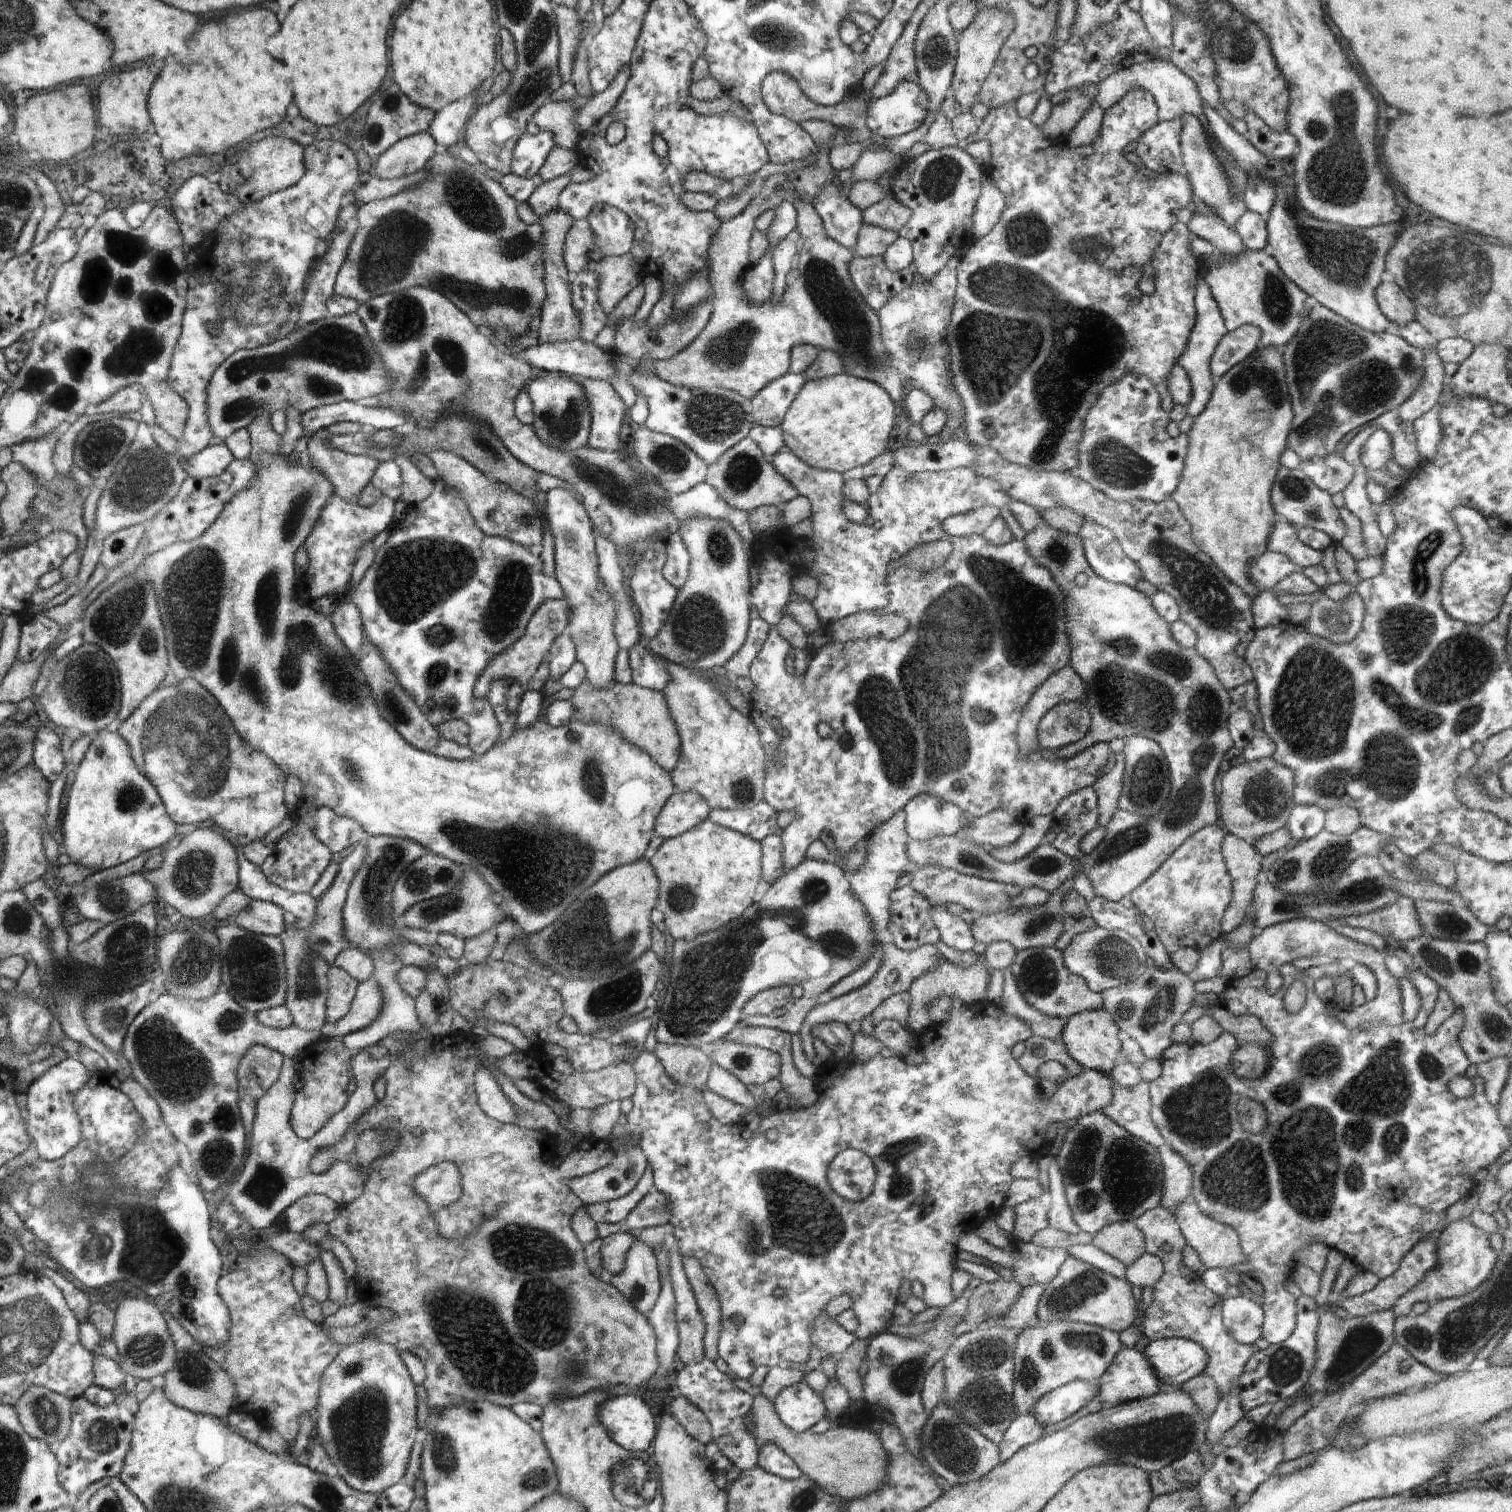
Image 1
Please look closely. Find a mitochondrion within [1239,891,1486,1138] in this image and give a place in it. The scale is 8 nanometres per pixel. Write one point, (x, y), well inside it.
(1446, 963)

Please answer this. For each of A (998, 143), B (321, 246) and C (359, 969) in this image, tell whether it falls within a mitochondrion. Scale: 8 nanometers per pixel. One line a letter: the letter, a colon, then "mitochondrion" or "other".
A: other
B: other
C: other

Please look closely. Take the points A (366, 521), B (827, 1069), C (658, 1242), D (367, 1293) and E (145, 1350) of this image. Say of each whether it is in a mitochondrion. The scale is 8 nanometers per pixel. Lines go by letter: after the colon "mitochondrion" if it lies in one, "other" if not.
A: other
B: other
C: other
D: other
E: mitochondrion

